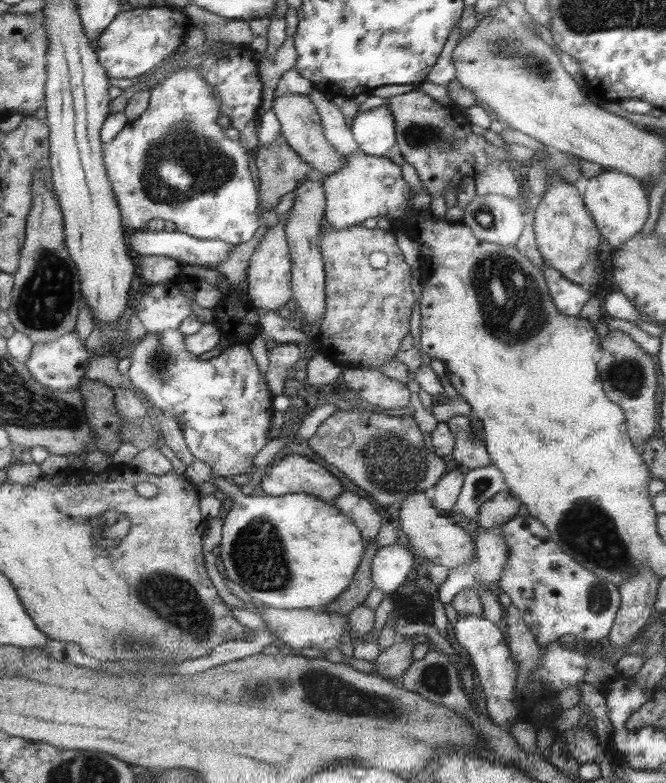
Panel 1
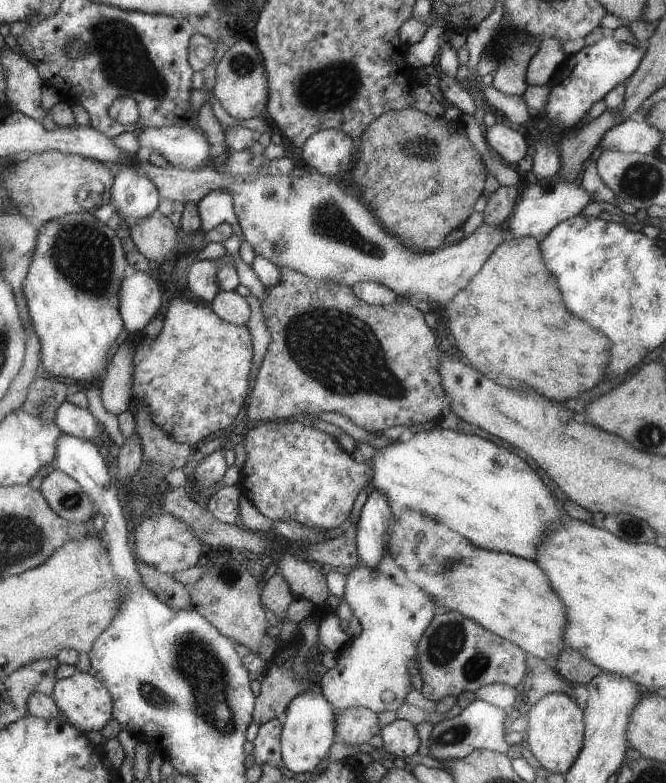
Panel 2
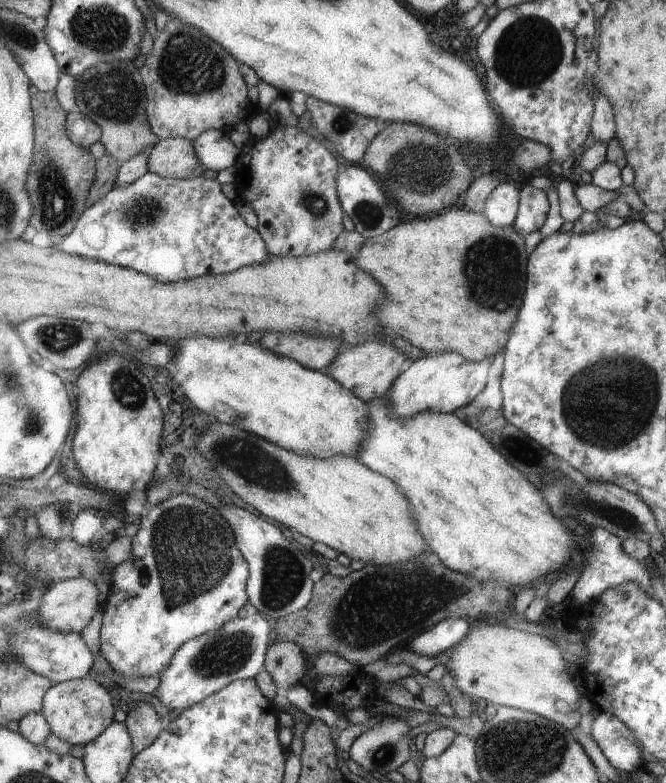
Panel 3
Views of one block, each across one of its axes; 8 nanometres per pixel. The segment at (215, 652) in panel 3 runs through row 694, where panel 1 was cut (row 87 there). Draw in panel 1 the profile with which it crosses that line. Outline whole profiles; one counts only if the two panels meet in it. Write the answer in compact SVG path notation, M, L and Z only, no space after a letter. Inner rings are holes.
M200 67L193 69L175 70L167 75L161 82L158 82L150 90L150 98L146 109L132 121L126 121L122 130L114 137L110 143L104 144L104 159L112 182L117 202L120 203L121 218L127 229L134 231L145 230L146 224L152 218L159 218L162 221L169 221L175 225L175 231L187 234L198 240L220 241L225 244L239 245L249 240L257 228L257 216L255 216L255 206L257 206L257 192L251 180L251 174L247 170L247 154L245 149L238 142L233 142L225 138L221 128L213 122L215 116L219 116L220 102L216 100L216 93L208 86L207 79L200 74Z

